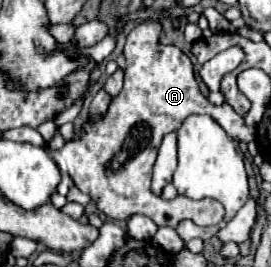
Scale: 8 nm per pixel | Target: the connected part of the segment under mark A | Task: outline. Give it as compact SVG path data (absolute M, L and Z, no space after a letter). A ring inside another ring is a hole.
M141 23L125 43L125 85L119 95L109 103L109 109L95 121L85 121L75 139L53 153L57 163L67 163L67 173L73 183L91 197L101 213L115 221L127 221L131 215L141 213L151 217L159 227L177 227L179 221L191 219L195 225L217 225L225 211L215 199L193 201L189 197L175 197L163 201L151 191L151 169L157 157L157 145L163 135L177 131L189 115L205 113L213 117L223 131L235 141L253 141L255 129L243 123L243 117L233 111L229 103L213 105L201 95L191 59L173 45L159 45L159 23Z

